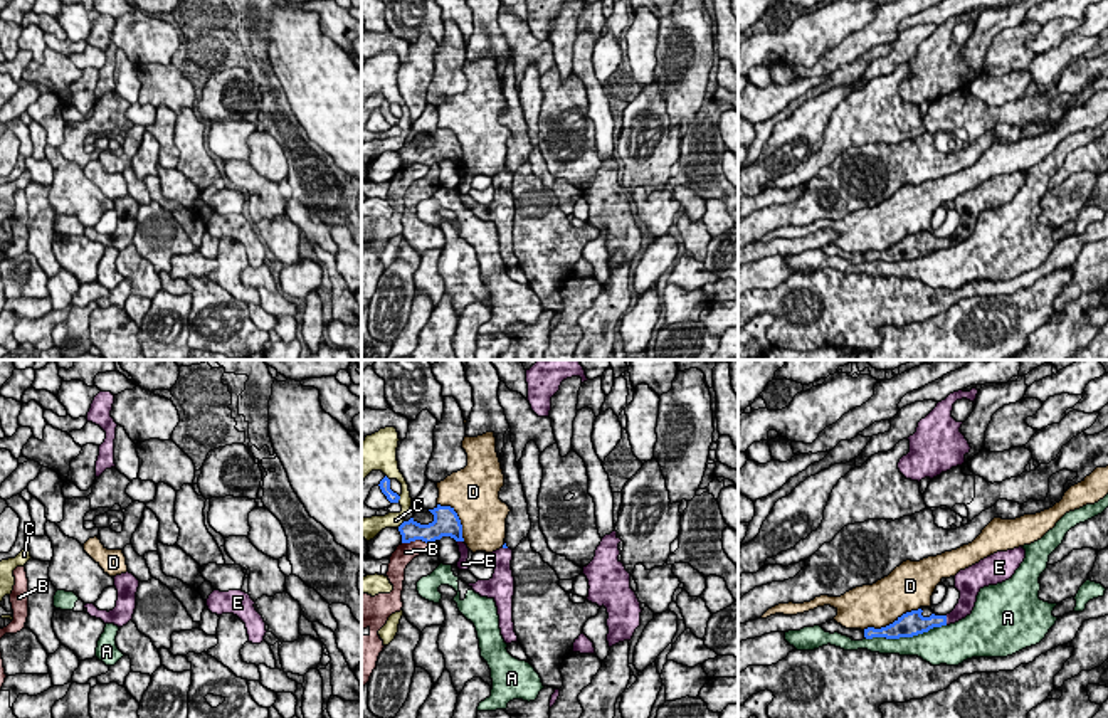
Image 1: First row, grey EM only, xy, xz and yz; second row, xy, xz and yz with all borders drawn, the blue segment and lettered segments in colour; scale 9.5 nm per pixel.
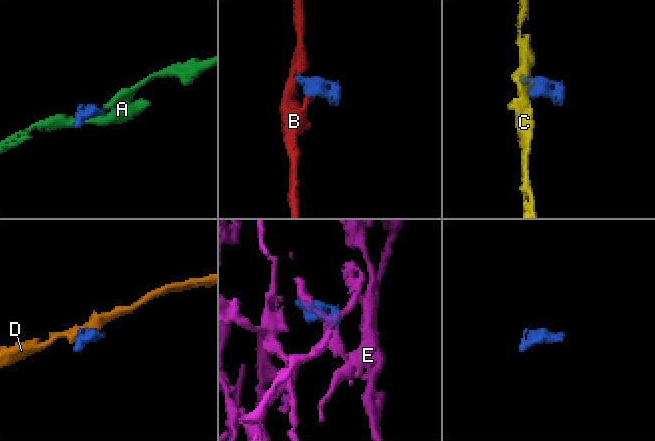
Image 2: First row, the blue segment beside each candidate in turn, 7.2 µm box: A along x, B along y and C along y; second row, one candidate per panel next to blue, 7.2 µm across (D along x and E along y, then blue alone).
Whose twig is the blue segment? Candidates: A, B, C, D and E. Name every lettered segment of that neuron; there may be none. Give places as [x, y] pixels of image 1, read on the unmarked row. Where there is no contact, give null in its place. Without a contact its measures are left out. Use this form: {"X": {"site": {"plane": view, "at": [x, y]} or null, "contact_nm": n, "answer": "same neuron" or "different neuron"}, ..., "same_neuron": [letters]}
{"A": {"site": {"plane": "yz", "at": [905, 259]}, "contact_nm": 800, "answer": "different neuron"}, "B": {"site": {"plane": "xz", "at": [414, 163]}, "contact_nm": 260, "answer": "different neuron"}, "C": {"site": {"plane": "xz", "at": [402, 147]}, "contact_nm": 110, "answer": "different neuron"}, "D": {"site": {"plane": "yz", "at": [890, 248]}, "contact_nm": 600, "answer": "different neuron"}, "E": {"site": {"plane": "yz", "at": [945, 244]}, "contact_nm": 100, "answer": "same neuron"}, "same_neuron": ["E"]}

